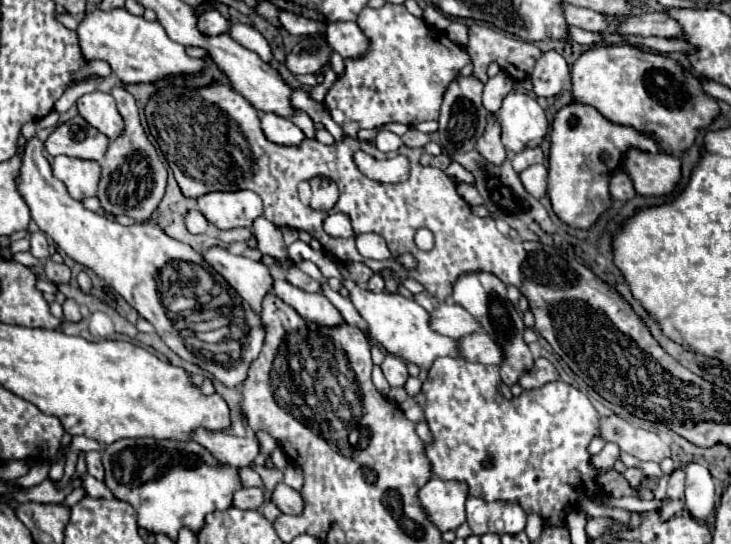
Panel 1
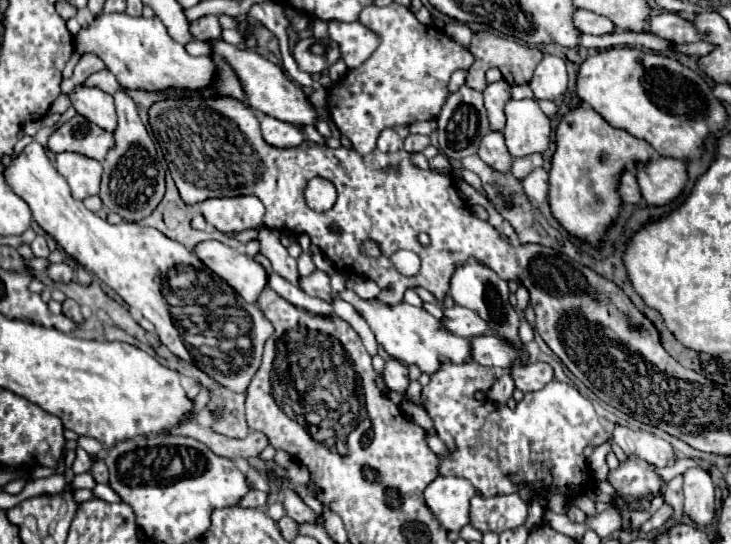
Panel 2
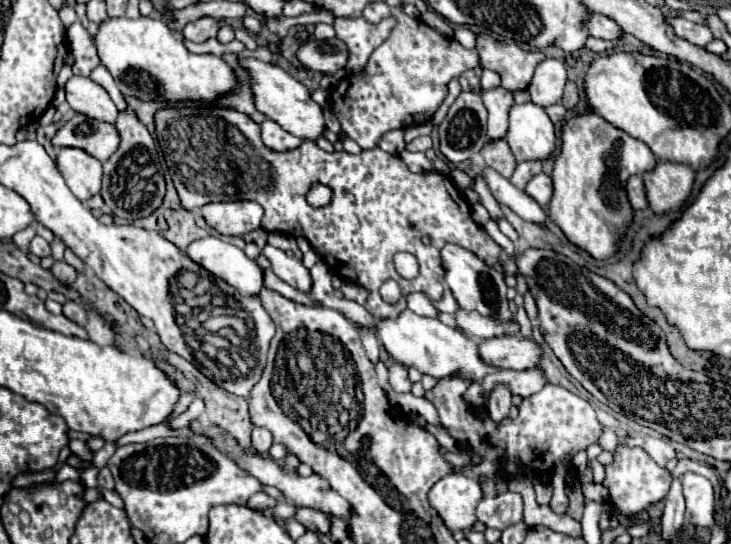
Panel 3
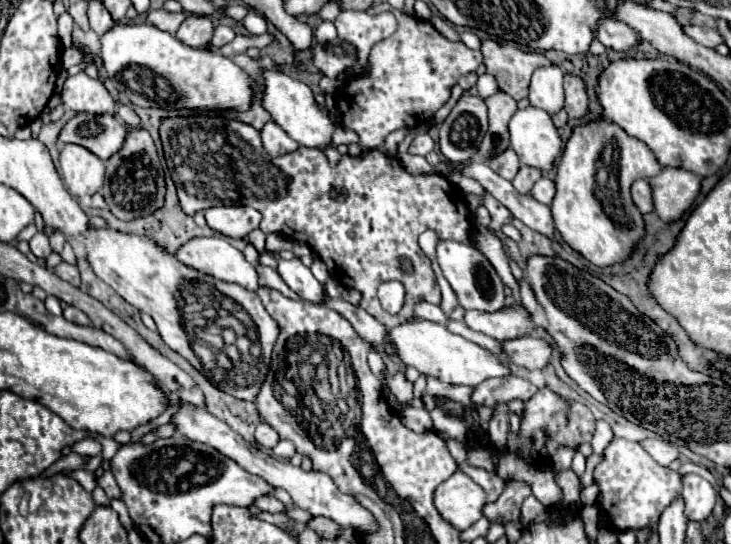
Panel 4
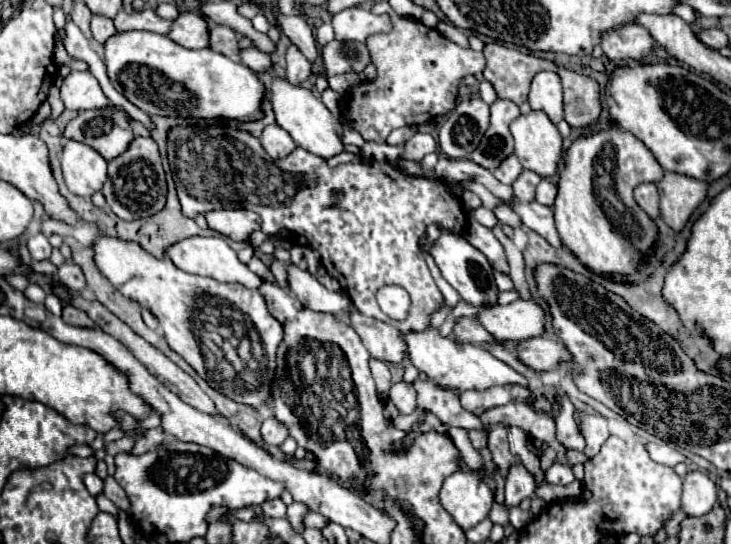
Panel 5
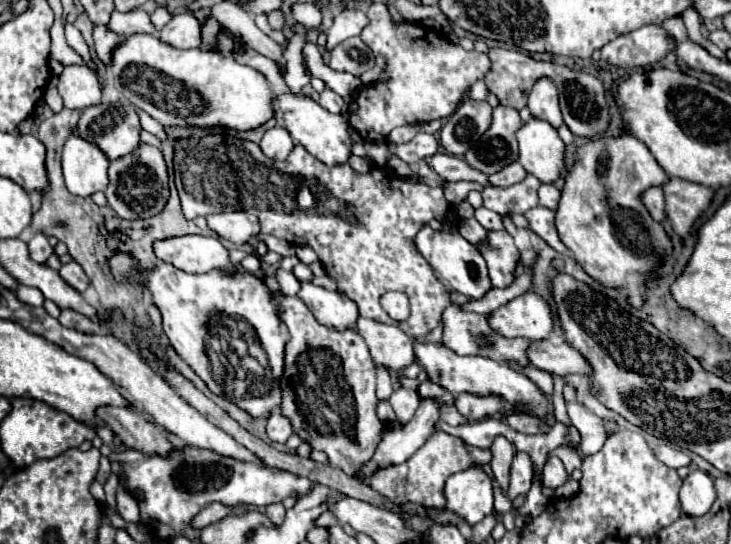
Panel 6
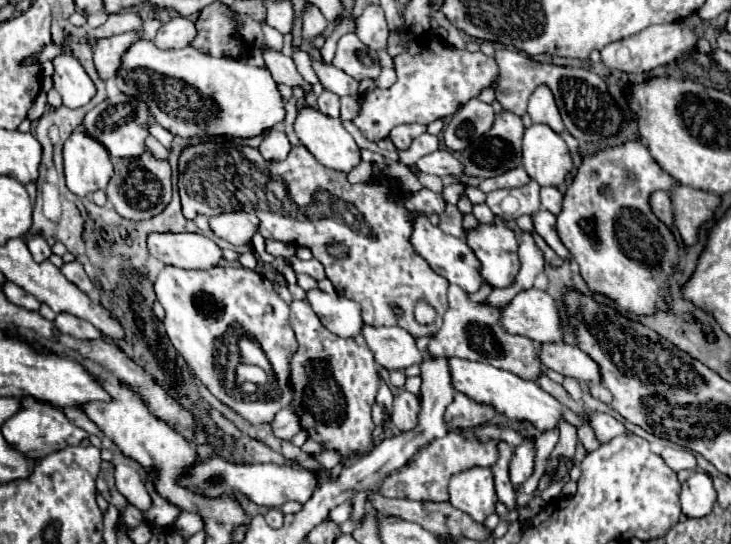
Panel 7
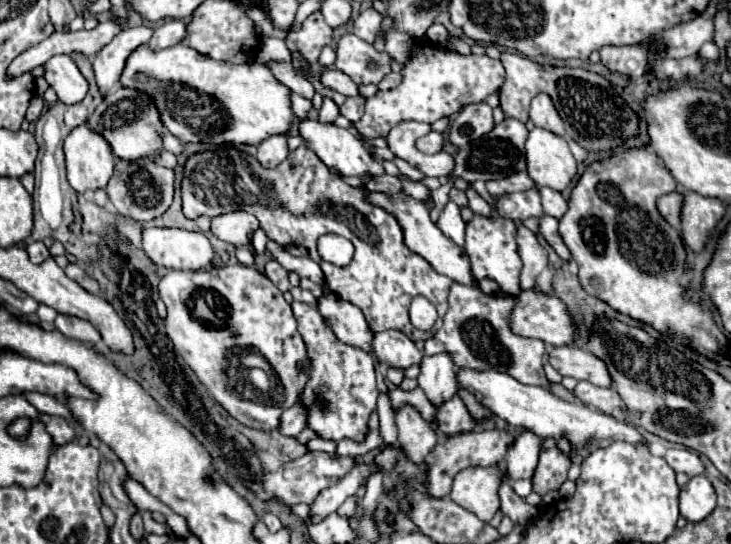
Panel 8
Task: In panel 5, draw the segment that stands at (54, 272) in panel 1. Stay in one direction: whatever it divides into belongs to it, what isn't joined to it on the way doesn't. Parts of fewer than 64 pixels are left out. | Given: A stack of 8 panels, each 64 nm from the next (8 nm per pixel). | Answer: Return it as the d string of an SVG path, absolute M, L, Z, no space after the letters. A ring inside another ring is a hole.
M64 262L60 268L58 268L58 274L56 278L66 286L70 288L72 292L82 292L86 288L86 278L84 278L84 272L78 264L74 262Z

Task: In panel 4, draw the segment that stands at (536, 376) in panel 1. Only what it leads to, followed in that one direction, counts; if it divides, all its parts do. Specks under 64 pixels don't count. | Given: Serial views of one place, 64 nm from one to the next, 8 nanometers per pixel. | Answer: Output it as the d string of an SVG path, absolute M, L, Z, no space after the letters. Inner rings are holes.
M510 376L510 378L490 378L486 382L482 382L480 386L474 388L470 400L476 406L494 406L500 402L510 402L514 398L520 400L530 400L534 394L538 392L538 388L534 384L530 384L528 380L520 378L520 376Z

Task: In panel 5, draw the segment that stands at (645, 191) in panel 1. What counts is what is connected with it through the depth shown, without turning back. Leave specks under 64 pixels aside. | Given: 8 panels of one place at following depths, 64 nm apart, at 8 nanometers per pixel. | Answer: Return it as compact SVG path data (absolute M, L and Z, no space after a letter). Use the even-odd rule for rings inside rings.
M666 172L656 186L660 192L660 216L674 232L686 226L708 192L706 182L670 172Z

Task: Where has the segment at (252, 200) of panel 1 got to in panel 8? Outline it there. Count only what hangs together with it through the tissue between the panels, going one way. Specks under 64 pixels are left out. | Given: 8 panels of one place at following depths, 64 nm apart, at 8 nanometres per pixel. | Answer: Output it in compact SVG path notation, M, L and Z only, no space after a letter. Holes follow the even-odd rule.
M244 210L220 214L220 216L212 218L212 234L234 246L248 246L252 242L252 234L256 230L258 230L256 216L252 216Z

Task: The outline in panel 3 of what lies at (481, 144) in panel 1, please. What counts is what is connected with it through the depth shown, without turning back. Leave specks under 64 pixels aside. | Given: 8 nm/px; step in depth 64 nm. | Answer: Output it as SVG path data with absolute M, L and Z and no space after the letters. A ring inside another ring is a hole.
M496 140L496 142L488 142L482 148L482 154L485 164L505 178L510 179L516 168L517 162L514 154L510 152L510 146L506 144L506 140Z

